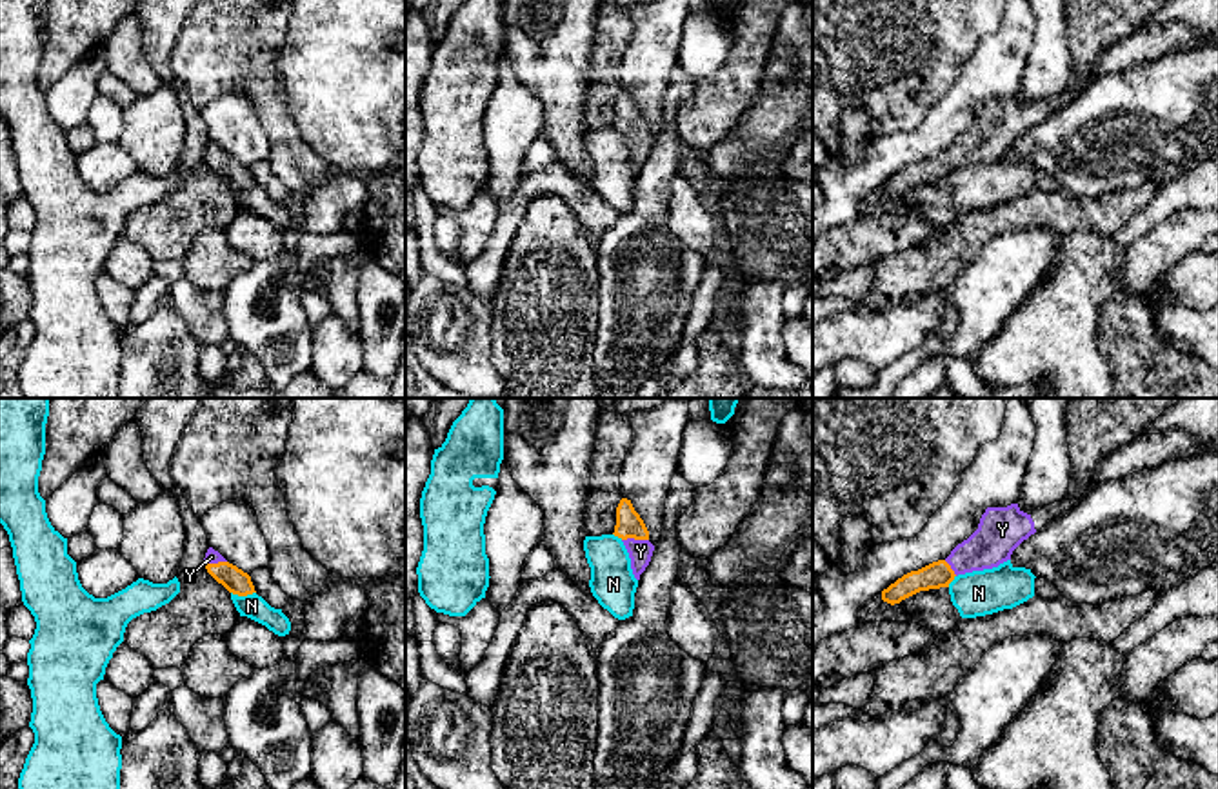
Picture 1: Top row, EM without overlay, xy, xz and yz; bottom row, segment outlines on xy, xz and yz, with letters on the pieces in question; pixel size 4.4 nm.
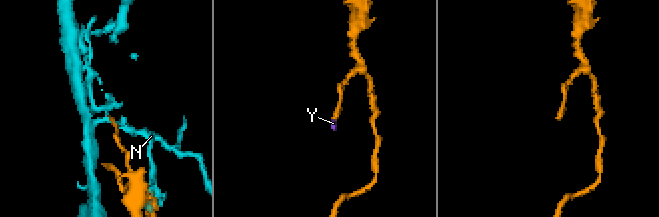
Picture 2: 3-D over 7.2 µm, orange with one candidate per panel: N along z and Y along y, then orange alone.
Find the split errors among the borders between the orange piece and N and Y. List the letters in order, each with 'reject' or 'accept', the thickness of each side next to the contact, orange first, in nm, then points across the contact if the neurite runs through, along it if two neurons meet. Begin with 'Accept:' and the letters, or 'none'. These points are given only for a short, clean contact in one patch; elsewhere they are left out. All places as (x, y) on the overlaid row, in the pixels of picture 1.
Accept: Y
N: reject; 110 nm thick on the orange side, 110 nm on the other
Y: accept; 120 nm thick on the orange side, 110 nm on the other; runs through xz (629, 524), (635, 539), (640, 551)

